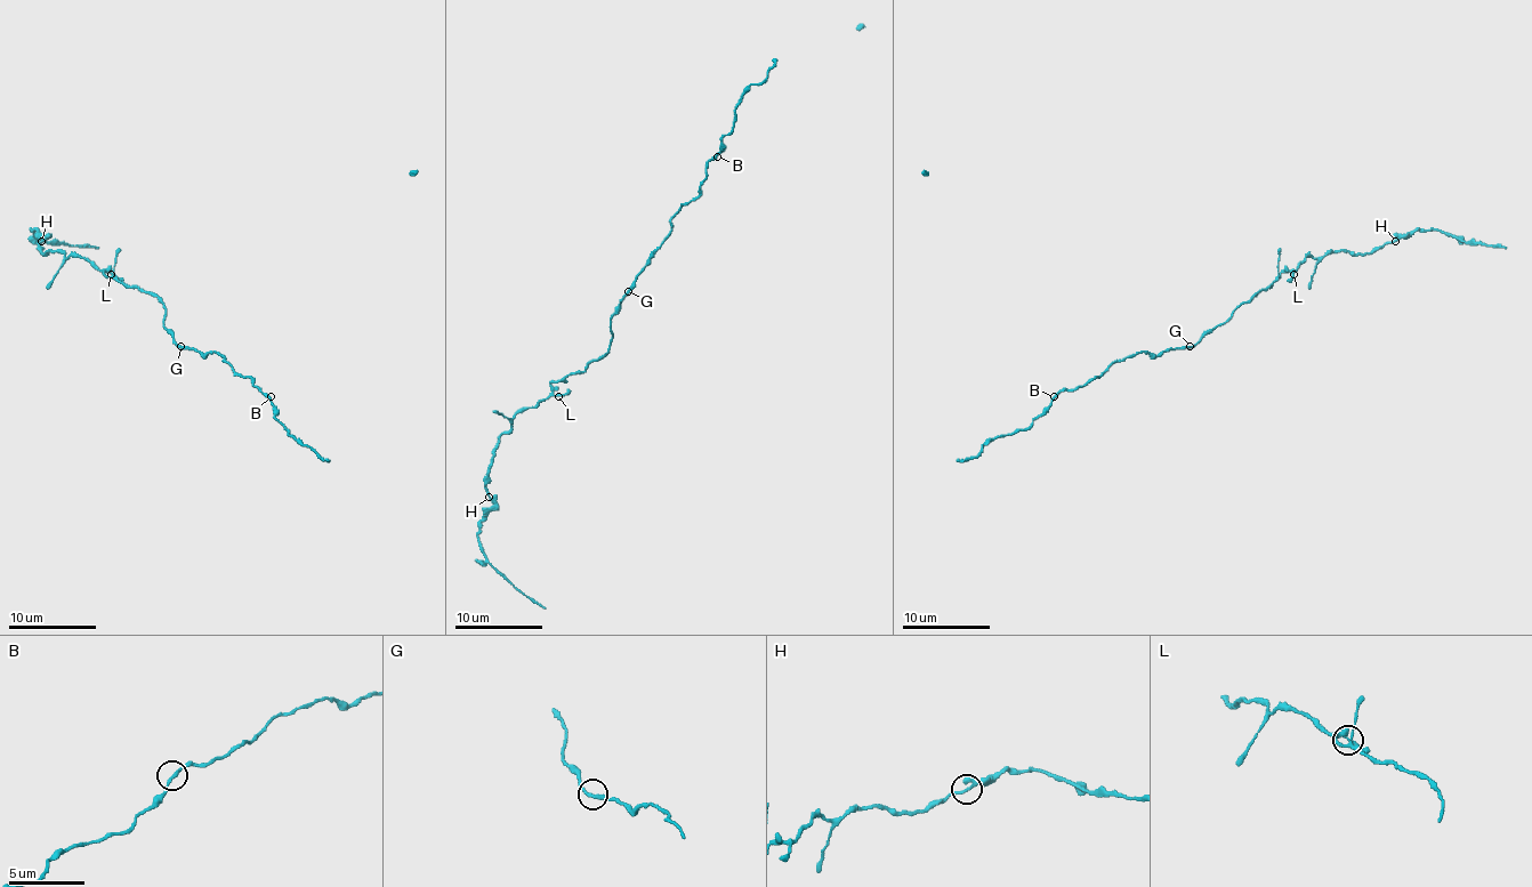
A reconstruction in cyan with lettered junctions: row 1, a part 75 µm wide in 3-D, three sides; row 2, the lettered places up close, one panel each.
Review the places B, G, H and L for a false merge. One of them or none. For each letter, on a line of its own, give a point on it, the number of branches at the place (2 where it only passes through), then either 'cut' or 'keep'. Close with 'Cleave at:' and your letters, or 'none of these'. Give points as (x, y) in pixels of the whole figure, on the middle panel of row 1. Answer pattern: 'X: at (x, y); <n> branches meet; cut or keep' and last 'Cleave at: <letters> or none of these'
B: at (717, 156); 2 branches meet; keep
G: at (628, 291); 2 branches meet; keep
H: at (489, 497); 3 branches meet; cut
L: at (558, 396); 3 branches meet; keep
Cleave at: H

